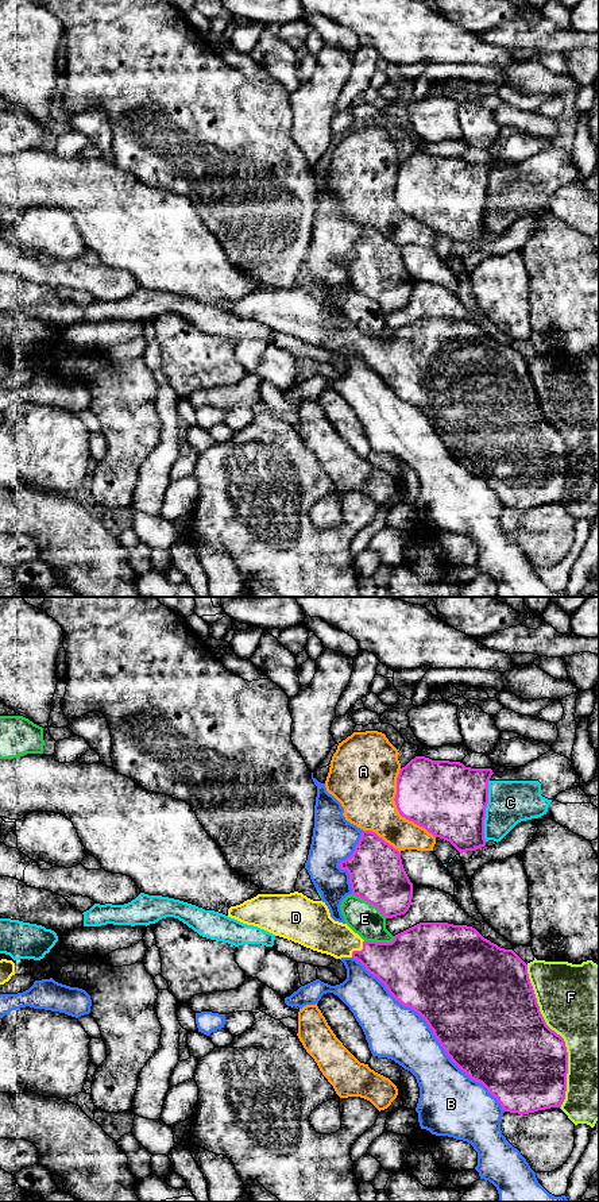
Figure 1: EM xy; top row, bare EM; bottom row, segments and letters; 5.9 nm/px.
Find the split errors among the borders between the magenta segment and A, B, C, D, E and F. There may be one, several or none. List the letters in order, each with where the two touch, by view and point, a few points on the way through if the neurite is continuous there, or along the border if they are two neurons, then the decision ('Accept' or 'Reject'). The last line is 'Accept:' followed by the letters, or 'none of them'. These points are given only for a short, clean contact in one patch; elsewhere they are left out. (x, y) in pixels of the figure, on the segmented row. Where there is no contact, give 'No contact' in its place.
A: Touches magenta at xy (397, 808). Reject
B: Touches magenta at xy (433, 1032). Reject
C: Touches magenta at xy (485, 811). Reject
D: Touches magenta at xy (359, 951). Path across: xy (398, 964), (359, 951), (354, 946), (321, 933). Accept
E: Touches magenta at xy (368, 901). Reject
F: Touches magenta at xy (560, 1036). Reject
Accept: D

